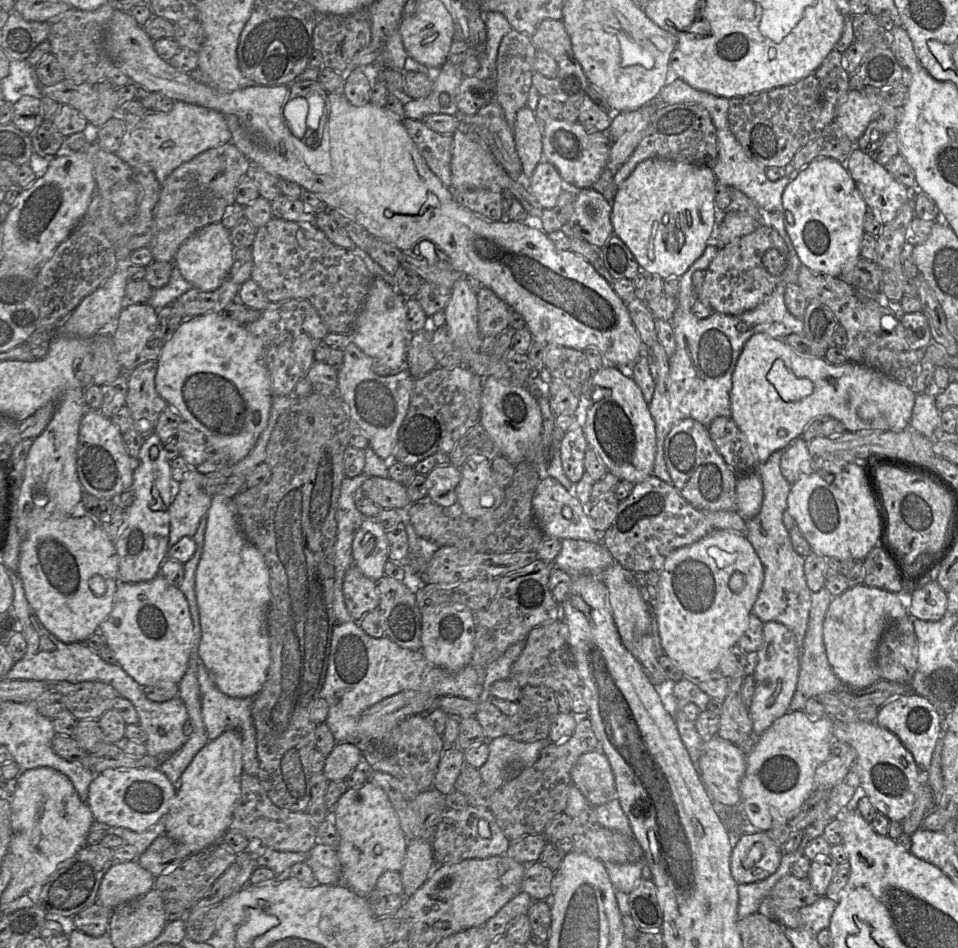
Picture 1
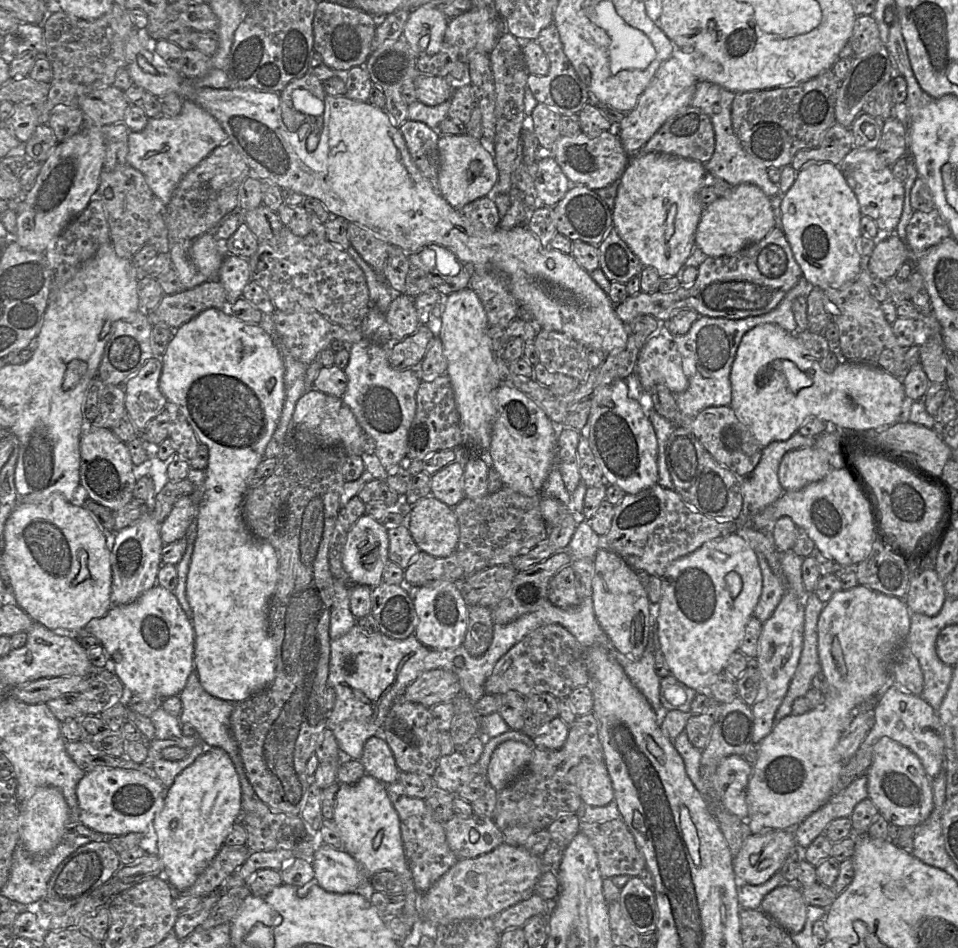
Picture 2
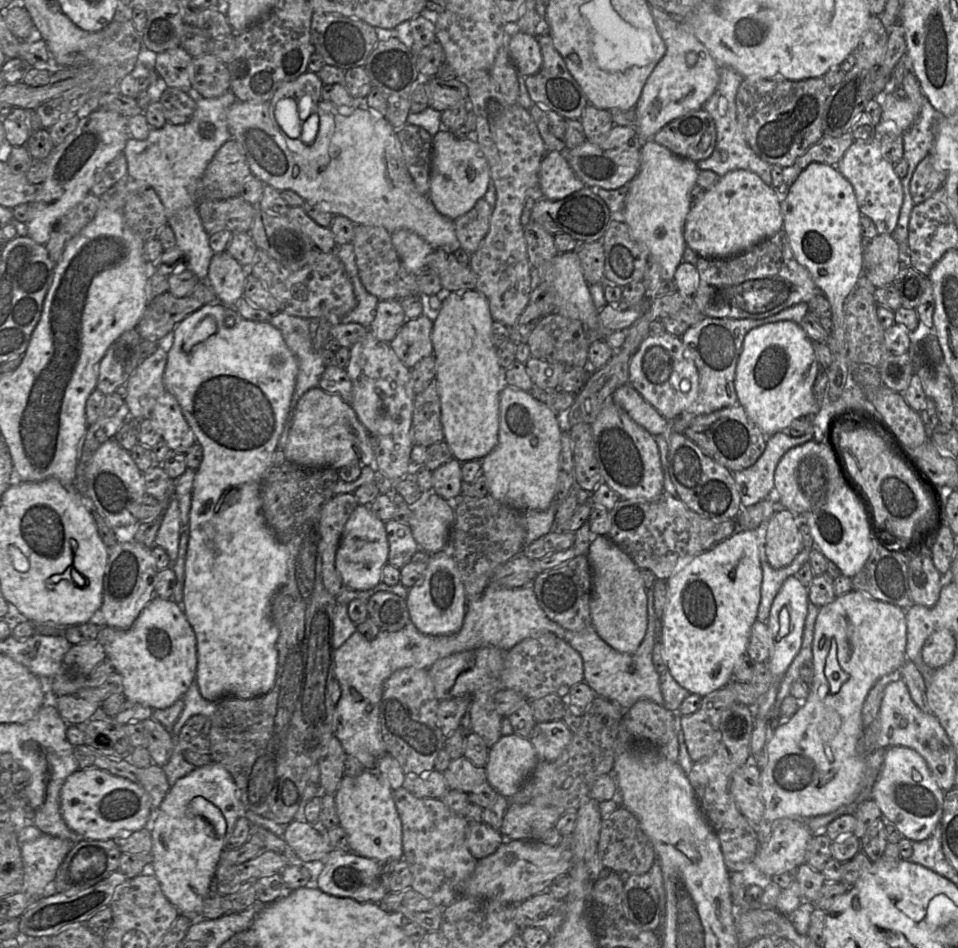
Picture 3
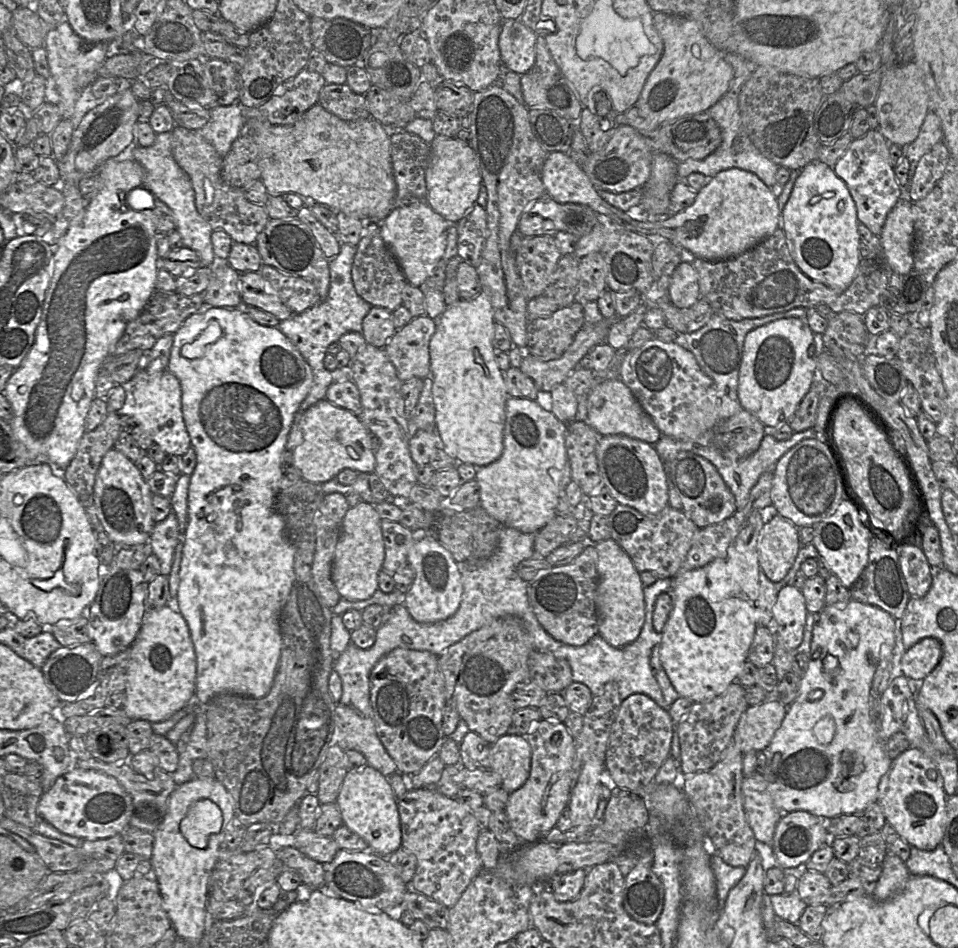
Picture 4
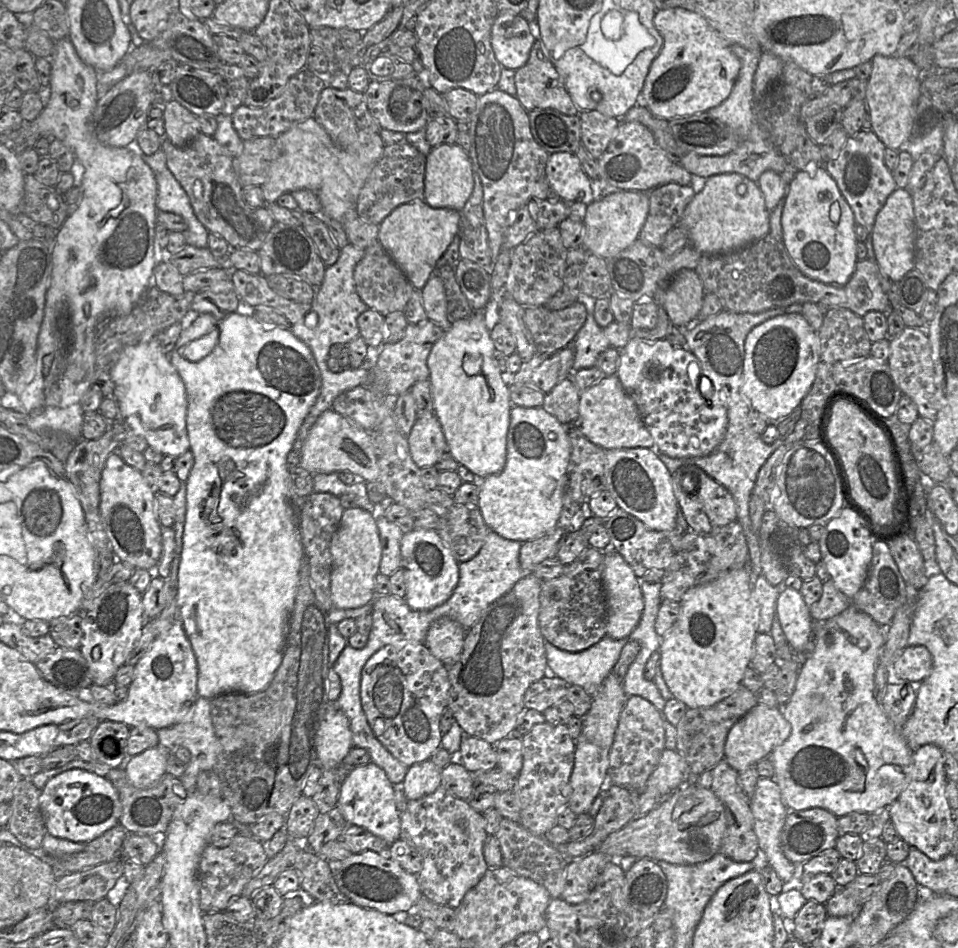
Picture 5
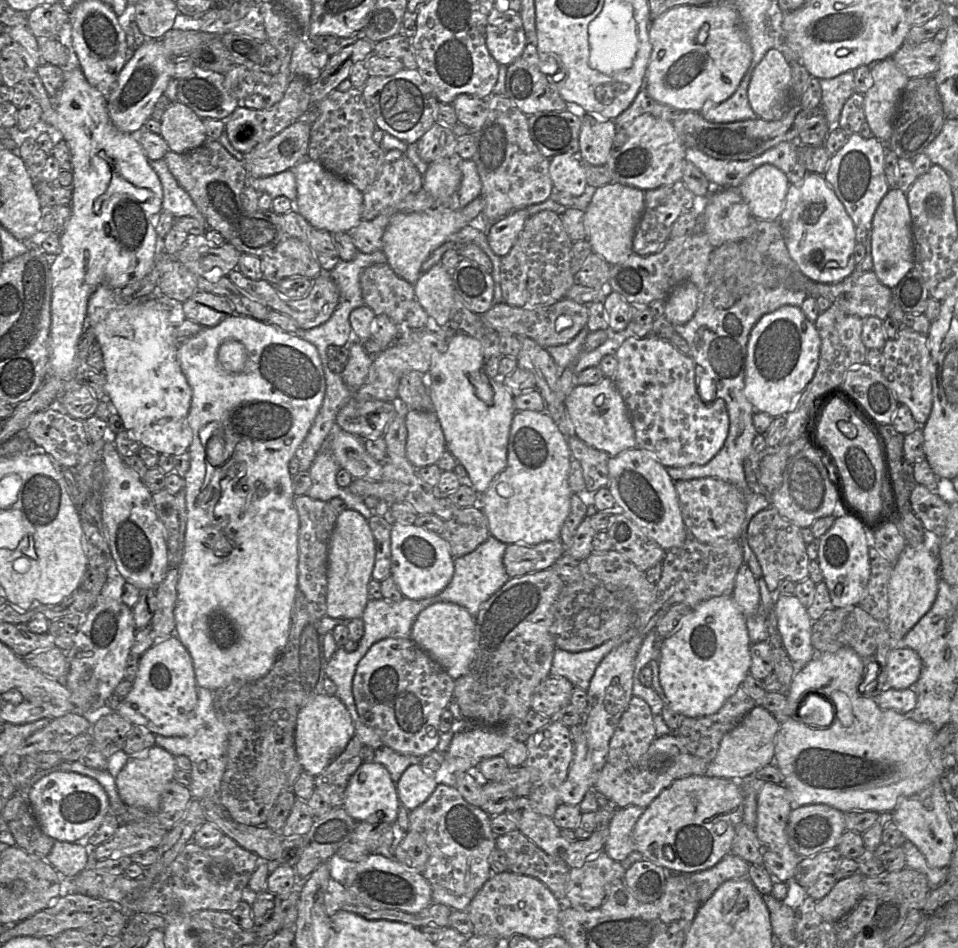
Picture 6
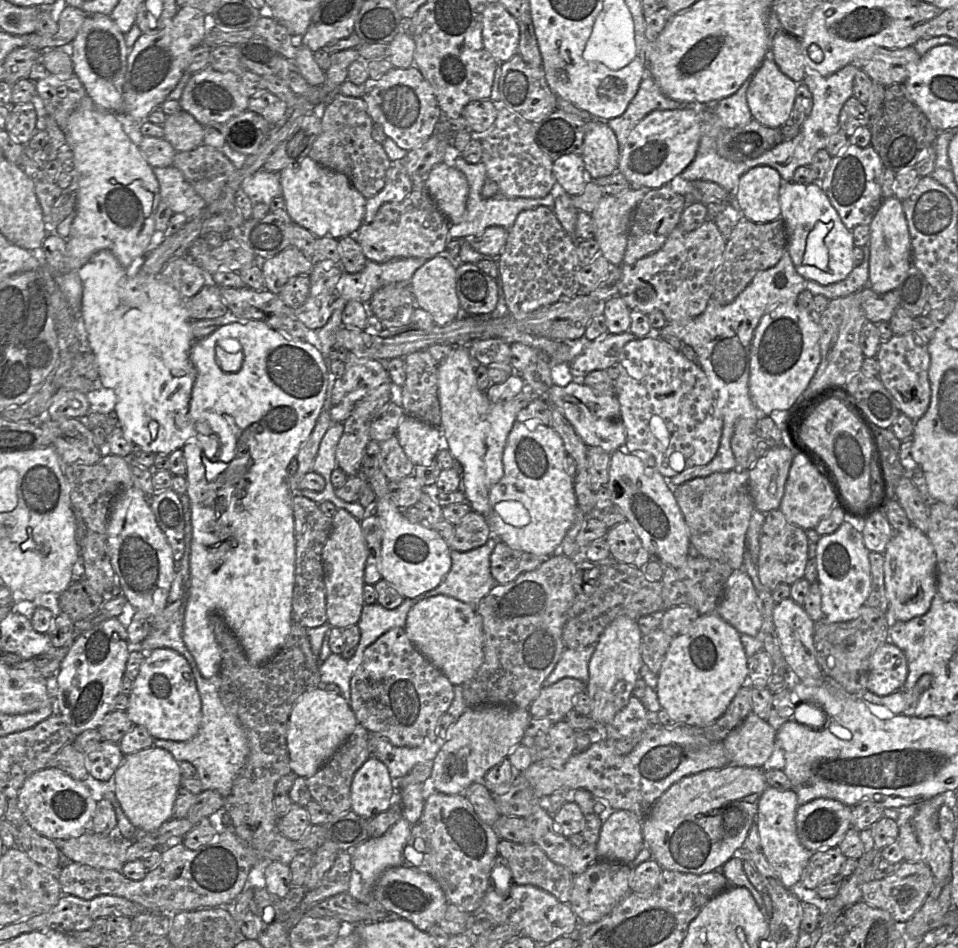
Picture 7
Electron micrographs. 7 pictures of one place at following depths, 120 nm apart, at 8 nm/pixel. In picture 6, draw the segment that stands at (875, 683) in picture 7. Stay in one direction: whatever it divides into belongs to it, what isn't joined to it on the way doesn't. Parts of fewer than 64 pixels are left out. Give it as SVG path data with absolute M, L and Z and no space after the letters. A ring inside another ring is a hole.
M893 647L887 656L886 687L907 689L918 680L921 670L922 661L917 652L908 647Z

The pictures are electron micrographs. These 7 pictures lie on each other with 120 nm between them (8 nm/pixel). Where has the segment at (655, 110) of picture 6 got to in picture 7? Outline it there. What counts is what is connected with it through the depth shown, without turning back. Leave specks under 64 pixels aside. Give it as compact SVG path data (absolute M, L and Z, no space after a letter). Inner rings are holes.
M646 75L641 81L637 93L628 104L626 110L620 116L607 120L606 123L614 131L618 144L620 146L620 150L621 150L621 147L625 144L631 130L650 112L654 110L674 110L674 109L685 109L685 108L692 108L692 107L698 107L698 106L707 106L707 105L691 104L687 102L678 102L678 101L672 100L662 93L659 86L657 85L657 83L652 77L650 77L649 75Z

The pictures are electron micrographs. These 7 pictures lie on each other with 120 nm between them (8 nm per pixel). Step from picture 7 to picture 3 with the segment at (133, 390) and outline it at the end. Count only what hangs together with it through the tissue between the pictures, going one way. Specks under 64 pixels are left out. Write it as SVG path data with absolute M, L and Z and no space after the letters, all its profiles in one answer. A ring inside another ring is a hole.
M165 391L157 398L150 419L155 421L157 431L168 448L176 453L186 454L196 443L196 438L187 424L175 397Z

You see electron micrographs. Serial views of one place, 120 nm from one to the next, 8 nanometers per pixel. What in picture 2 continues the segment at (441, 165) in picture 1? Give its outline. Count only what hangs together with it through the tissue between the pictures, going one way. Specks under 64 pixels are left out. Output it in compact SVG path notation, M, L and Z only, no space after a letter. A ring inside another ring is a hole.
M406 120L399 127L411 159L421 174L438 191L440 134L420 121Z

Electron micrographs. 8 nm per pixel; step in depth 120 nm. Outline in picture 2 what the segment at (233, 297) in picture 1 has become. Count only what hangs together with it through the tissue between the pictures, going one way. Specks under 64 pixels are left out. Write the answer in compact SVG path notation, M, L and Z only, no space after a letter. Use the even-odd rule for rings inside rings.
M217 279L184 289L173 295L164 295L158 306L148 312L152 325L164 323L176 330L182 324L209 308L223 309L227 304L226 291Z

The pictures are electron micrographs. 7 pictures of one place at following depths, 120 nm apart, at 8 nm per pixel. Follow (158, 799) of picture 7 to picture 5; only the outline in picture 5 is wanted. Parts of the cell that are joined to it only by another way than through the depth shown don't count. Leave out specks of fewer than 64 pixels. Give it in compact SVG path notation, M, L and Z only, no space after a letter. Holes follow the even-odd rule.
M153 747L132 756L125 770L129 783L138 789L152 787L166 773L167 753Z

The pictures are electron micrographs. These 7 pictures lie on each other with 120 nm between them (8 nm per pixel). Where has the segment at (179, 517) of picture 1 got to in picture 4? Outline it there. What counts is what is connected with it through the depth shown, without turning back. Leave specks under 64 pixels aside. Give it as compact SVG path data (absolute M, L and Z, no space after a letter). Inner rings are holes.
M172 511L166 519L155 523L150 537L151 553L160 562L160 574L171 572L175 549L179 543L179 528L176 514Z

